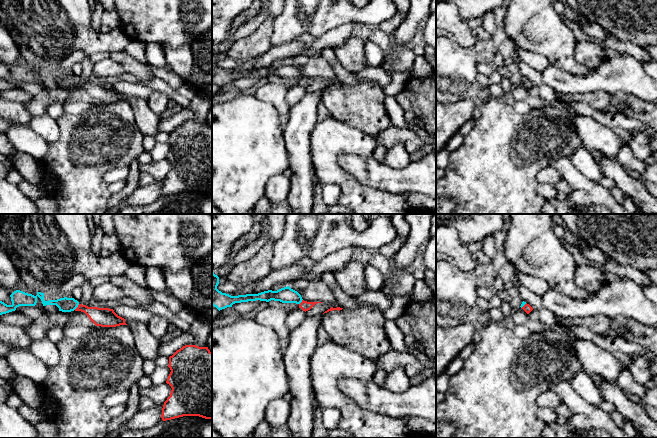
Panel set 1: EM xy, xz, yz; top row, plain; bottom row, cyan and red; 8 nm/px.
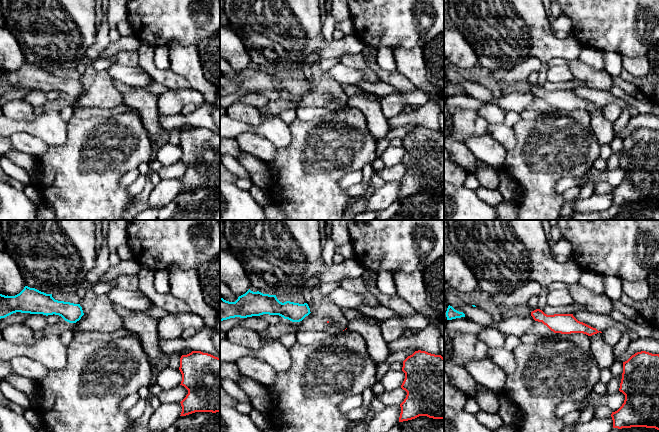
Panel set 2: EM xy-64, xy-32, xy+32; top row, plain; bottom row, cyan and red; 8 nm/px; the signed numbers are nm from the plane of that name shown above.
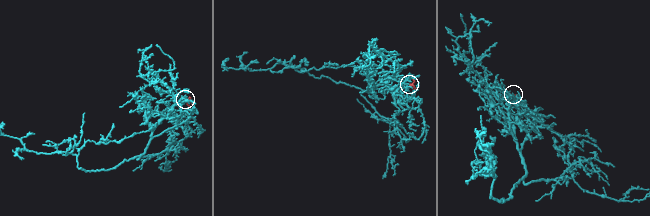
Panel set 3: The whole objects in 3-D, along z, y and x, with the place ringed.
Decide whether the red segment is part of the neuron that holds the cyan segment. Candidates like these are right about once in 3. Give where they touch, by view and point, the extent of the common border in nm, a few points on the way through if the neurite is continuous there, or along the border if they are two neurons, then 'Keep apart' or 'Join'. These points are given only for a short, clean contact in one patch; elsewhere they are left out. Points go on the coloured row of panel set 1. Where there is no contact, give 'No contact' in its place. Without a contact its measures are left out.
Touches cyan at xy (76, 307). Shared border 60 nm. Path across: xy (65, 304), (76, 307), (104, 317). Join

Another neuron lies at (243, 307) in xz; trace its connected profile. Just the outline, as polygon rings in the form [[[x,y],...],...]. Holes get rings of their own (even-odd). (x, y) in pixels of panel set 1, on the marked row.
[[[256,300],[256,301],[235,303],[232,305],[232,308],[234,308],[239,313],[246,313],[253,310],[259,303],[262,302],[266,302],[266,301]]]

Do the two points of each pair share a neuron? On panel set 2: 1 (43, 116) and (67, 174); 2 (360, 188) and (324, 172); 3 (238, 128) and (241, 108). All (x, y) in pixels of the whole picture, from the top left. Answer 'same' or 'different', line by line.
1: different
2: different
3: different

